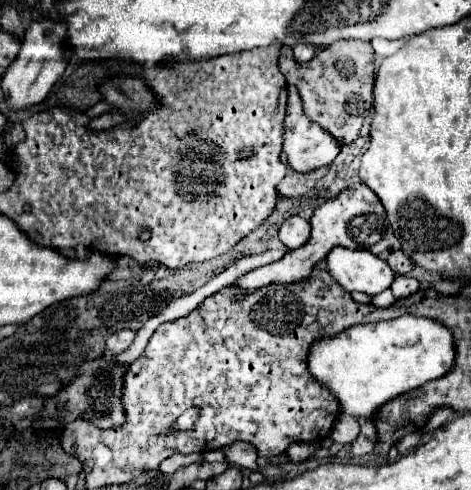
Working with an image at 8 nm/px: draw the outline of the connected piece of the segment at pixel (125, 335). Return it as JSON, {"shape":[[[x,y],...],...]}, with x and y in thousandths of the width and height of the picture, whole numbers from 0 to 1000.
{"shape":[[[259,673],[259,678],[246,678],[242,686],[234,686],[225,694],[234,722],[251,722],[251,718],[263,718],[268,710],[276,710],[276,702],[285,698],[285,686],[289,686],[285,673]]]}

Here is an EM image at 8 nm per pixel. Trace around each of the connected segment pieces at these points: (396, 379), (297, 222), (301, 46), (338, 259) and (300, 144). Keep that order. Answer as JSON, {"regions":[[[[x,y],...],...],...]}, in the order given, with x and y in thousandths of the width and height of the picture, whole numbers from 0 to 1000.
{"regions":[[[[862,641],[824,657],[760,661],[671,694],[654,722],[654,755],[688,792],[709,800],[726,845],[790,853],[824,816],[943,767],[964,739],[960,698],[955,673],[938,661]]],[[[616,441],[611,449],[603,449],[603,457],[594,461],[594,490],[616,506],[628,510],[637,502],[645,502],[658,486],[658,453],[637,445],[637,441]]],[[[633,86],[633,90],[624,94],[624,114],[628,114],[628,122],[637,122],[637,127],[658,122],[667,110],[671,110],[671,98],[667,98],[662,90],[654,90],[654,86]]],[[[713,502],[692,522],[696,559],[735,592],[735,596],[777,596],[803,600],[828,588],[837,559],[828,543],[777,510],[743,510]]],[[[611,176],[611,224],[607,224],[607,269],[603,269],[603,314],[611,327],[611,339],[620,339],[633,351],[658,351],[679,339],[696,339],[709,331],[709,322],[722,310],[718,286],[701,278],[684,257],[667,253],[641,224],[641,204],[633,196],[628,176]]]]}

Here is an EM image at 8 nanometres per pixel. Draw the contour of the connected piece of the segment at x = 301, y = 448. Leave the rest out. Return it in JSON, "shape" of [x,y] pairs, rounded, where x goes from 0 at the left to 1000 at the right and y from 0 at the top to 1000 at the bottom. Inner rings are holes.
{"shape":[[[633,902],[633,906],[620,906],[620,910],[611,914],[611,931],[616,931],[620,943],[641,943],[641,939],[650,939],[658,927],[667,927],[671,914],[675,914],[671,906]]]}

